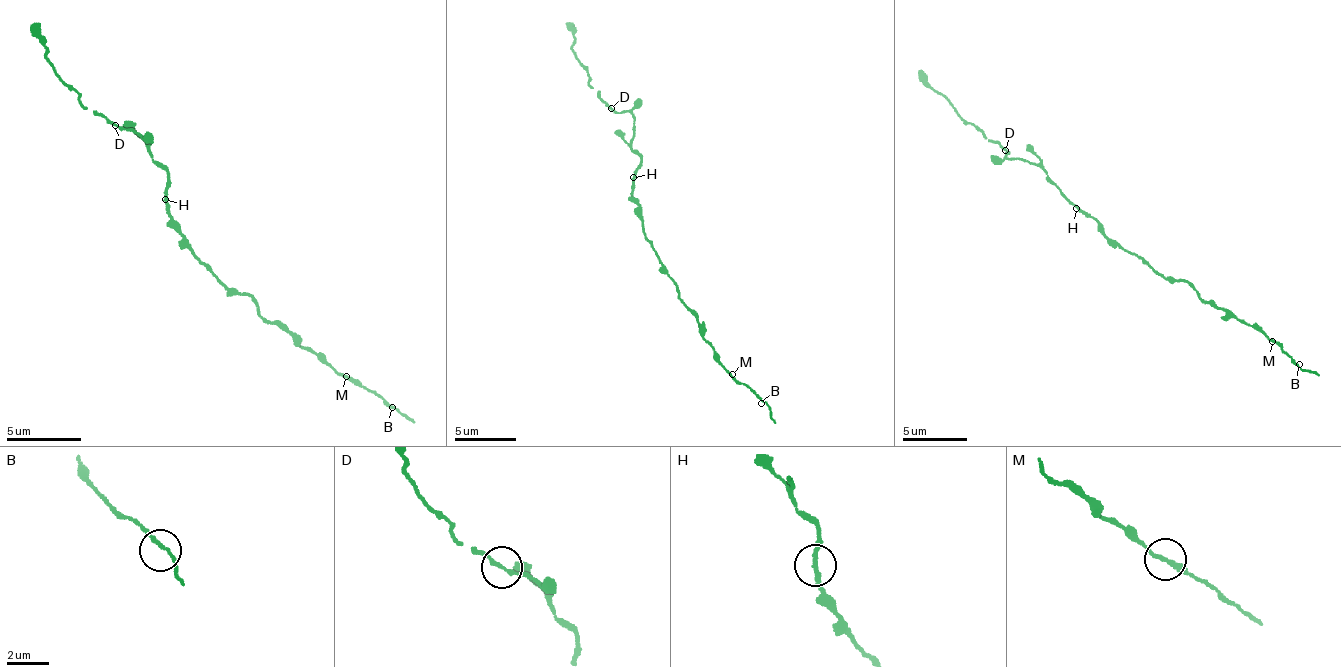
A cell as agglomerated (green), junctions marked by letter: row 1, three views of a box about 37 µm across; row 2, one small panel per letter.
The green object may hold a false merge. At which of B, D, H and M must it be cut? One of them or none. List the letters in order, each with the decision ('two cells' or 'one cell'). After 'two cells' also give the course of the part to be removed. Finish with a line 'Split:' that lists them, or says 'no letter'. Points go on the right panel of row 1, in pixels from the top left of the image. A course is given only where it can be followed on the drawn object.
B: one cell
D: one cell
H: one cell
M: one cell
Split: no letter

